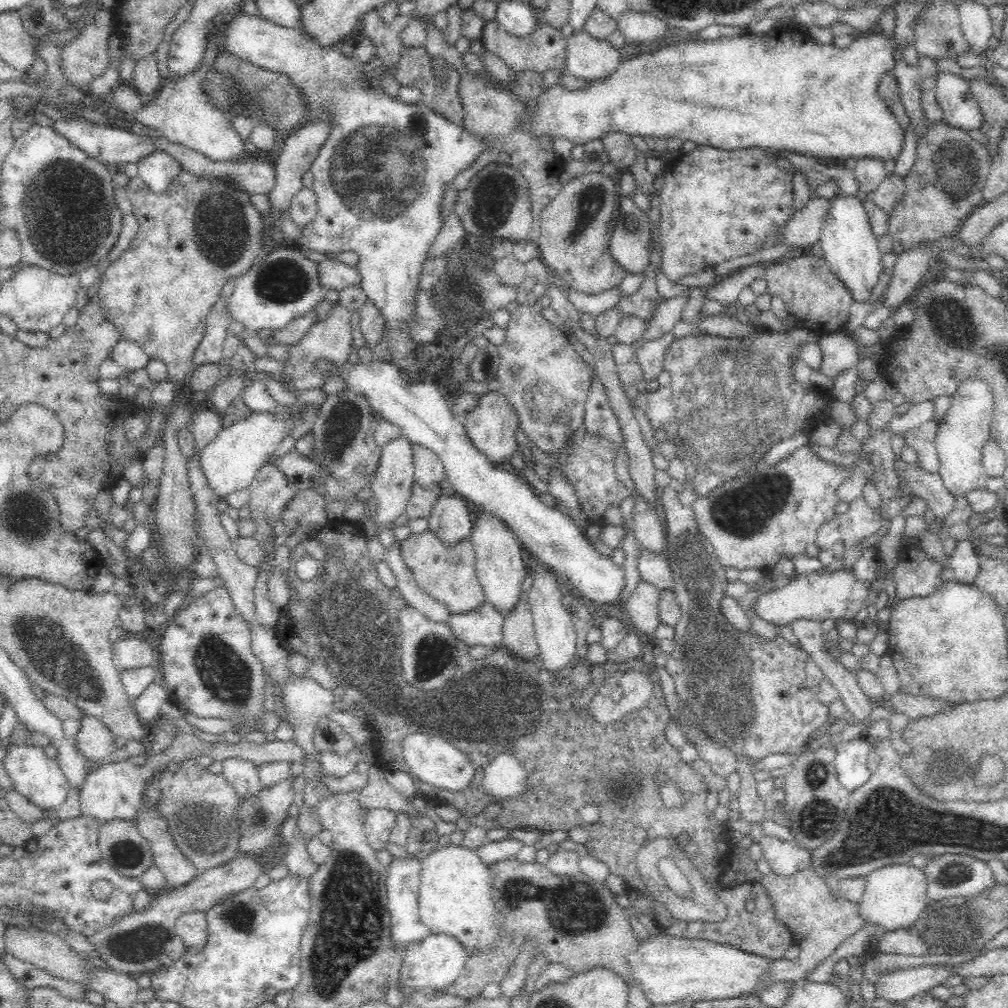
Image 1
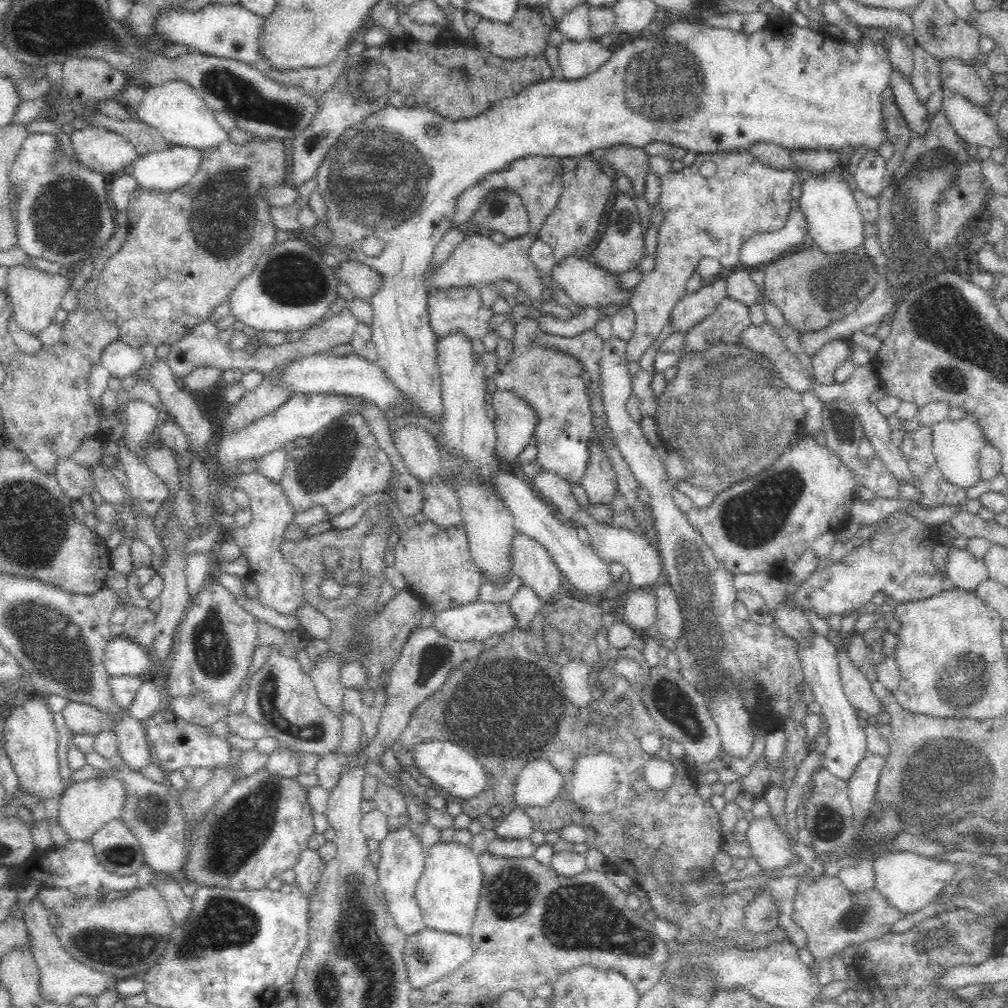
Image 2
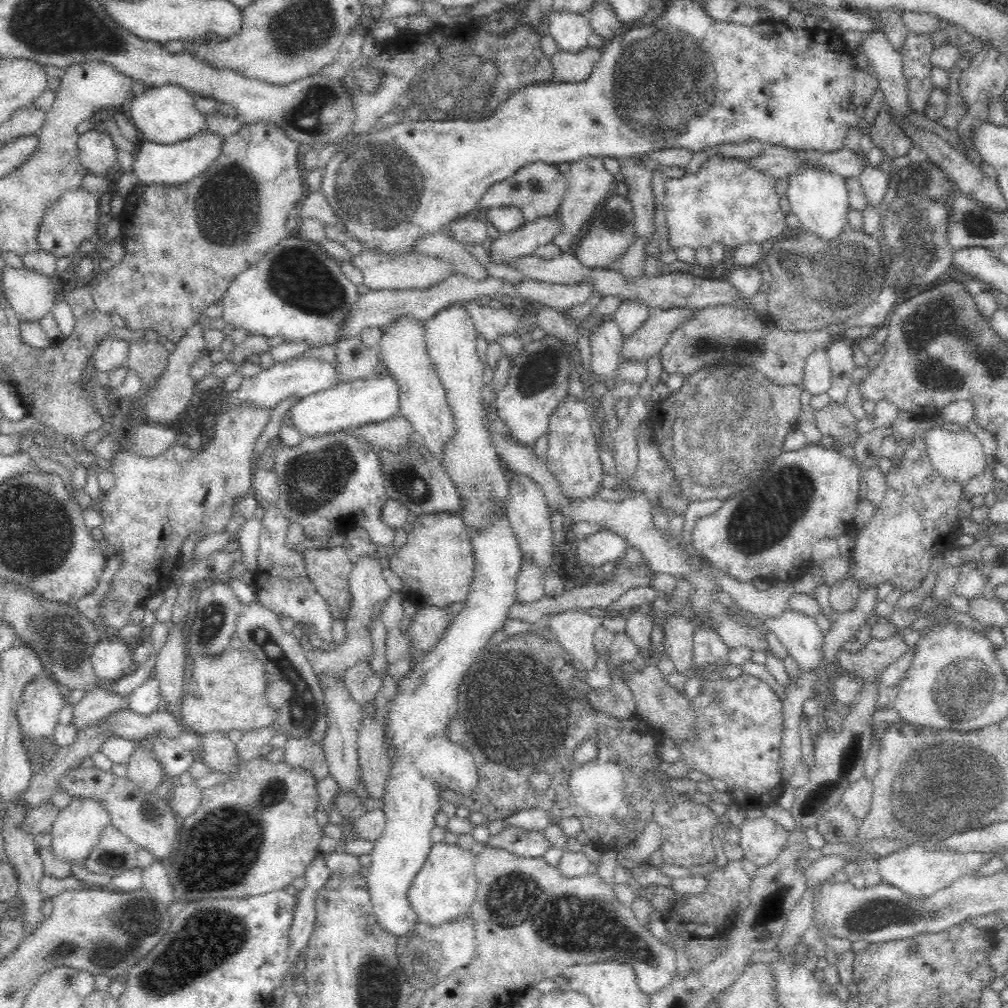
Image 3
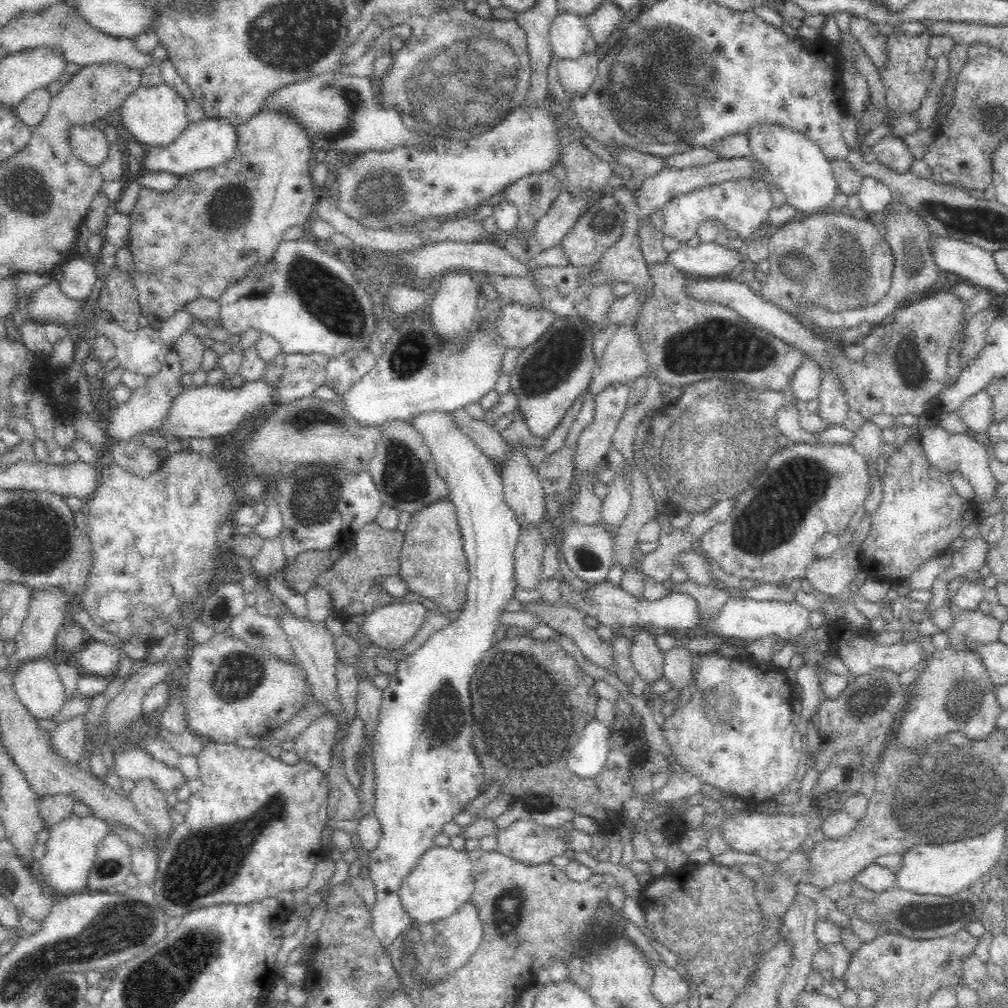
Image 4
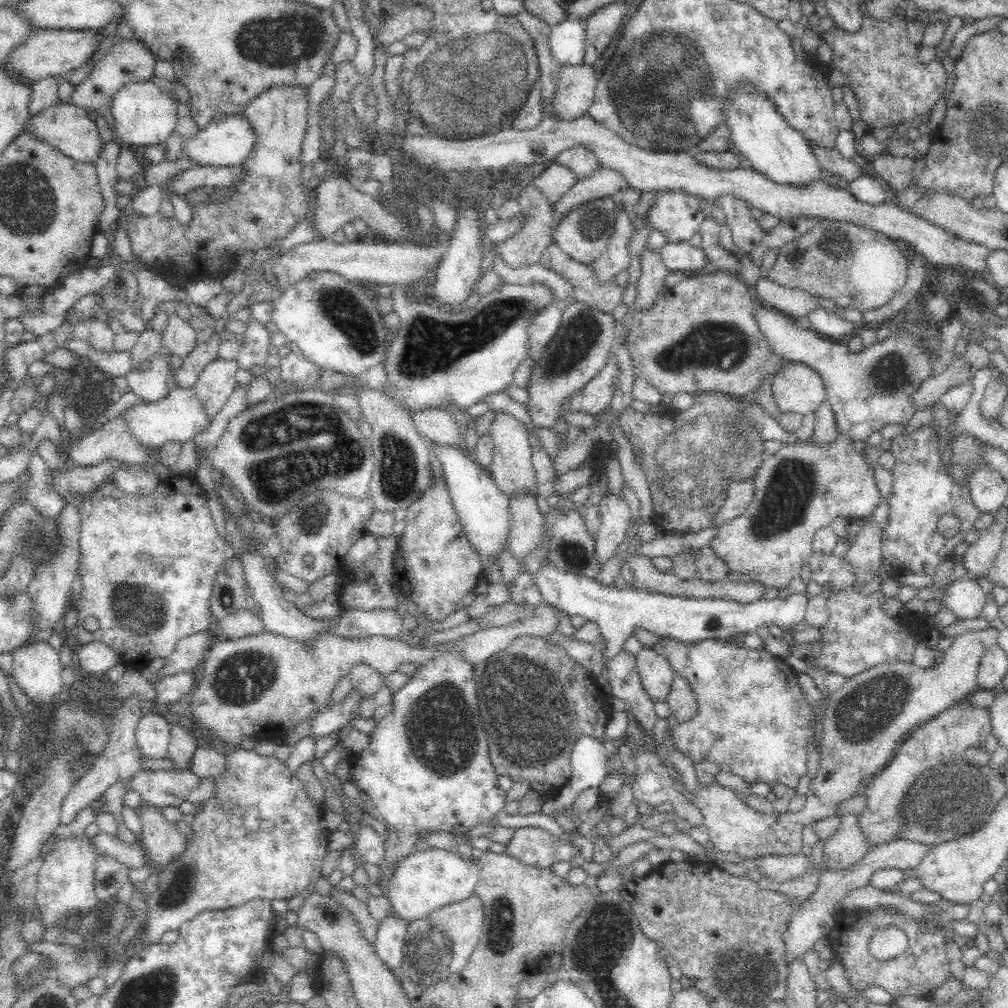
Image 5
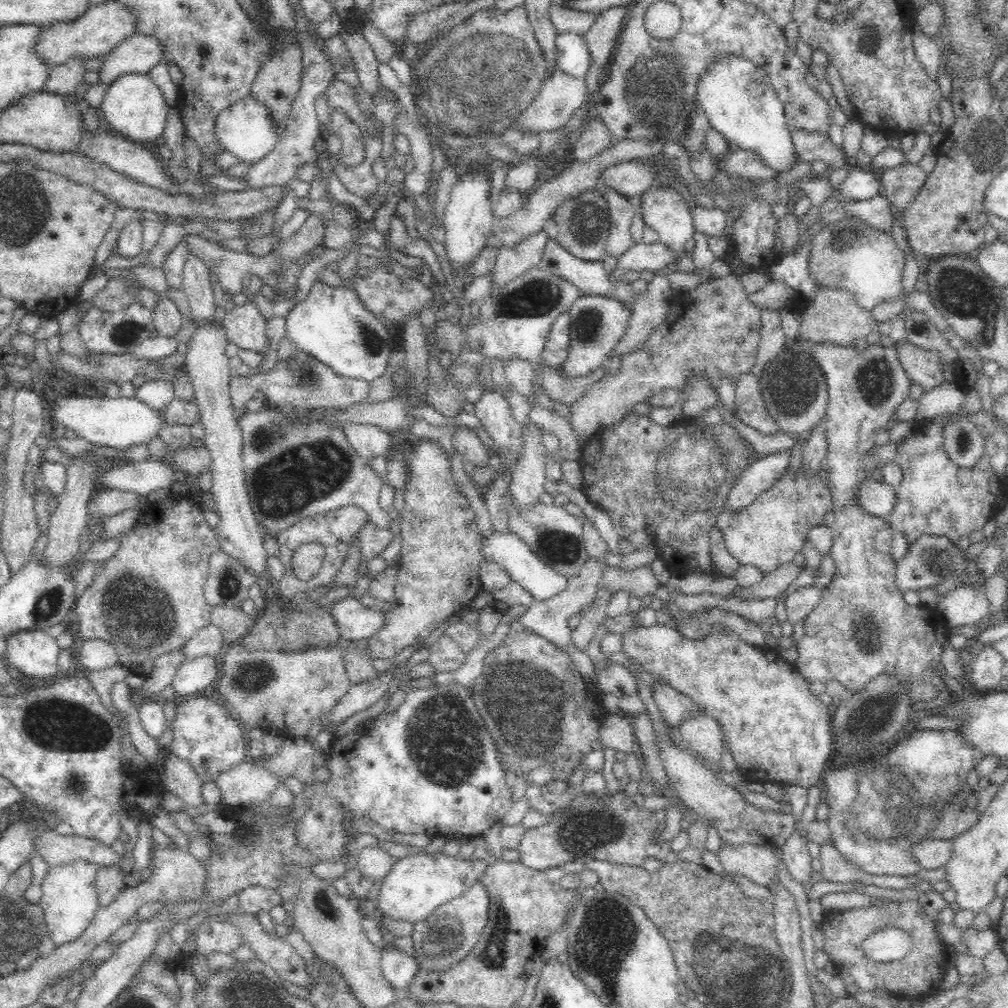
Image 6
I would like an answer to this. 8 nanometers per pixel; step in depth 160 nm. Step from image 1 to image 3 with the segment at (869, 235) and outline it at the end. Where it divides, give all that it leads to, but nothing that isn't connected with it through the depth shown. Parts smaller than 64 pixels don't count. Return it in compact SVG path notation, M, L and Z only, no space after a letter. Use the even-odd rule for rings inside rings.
M805 166L798 174L788 178L786 196L791 211L798 217L799 229L815 234L826 242L834 242L836 238L840 238L849 226L846 218L850 210L847 180L822 169L822 166Z

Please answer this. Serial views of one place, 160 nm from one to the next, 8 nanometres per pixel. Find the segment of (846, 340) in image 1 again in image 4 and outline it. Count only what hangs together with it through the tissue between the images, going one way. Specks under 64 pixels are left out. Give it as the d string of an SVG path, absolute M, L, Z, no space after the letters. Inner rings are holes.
M804 357L789 388L794 392L797 401L808 403L819 398L822 378L823 370L817 364L817 360L812 357Z

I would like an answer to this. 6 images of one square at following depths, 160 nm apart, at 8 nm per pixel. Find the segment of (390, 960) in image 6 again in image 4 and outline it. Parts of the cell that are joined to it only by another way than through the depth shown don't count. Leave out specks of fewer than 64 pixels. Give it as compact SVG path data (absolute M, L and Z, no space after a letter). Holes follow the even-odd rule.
M430 410L414 416L408 424L428 447L437 473L448 485L450 503L454 506L462 533L463 549L469 568L464 606L458 618L442 630L431 634L428 640L411 655L398 662L398 668L389 675L389 685L383 690L379 722L374 733L371 761L374 767L375 808L381 826L381 839L376 850L370 852L370 868L366 877L376 890L376 902L371 908L372 929L382 945L390 948L413 923L402 907L399 891L401 883L415 870L424 854L433 848L434 837L444 825L452 822L454 815L466 811L478 796L484 793L483 770L472 747L470 732L469 682L490 647L496 643L494 636L500 628L500 616L508 600L516 592L515 550L521 527L514 513L506 505L503 484L496 464L467 434L461 432L453 412Z

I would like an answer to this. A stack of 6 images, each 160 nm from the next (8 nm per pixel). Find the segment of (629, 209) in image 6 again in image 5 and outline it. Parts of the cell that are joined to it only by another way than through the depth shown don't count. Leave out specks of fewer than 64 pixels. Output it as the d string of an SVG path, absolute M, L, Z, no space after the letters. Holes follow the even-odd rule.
M618 208L608 248L594 262L588 264L595 280L601 284L616 282L616 276L628 268L631 260L628 248L632 234L634 229L631 227L628 215L624 209Z

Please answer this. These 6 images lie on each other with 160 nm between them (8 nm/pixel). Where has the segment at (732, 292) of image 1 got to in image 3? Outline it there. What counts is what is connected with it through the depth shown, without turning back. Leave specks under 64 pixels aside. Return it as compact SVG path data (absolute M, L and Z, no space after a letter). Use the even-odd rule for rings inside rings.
M698 307L657 309L651 312L646 322L634 331L632 336L624 338L620 350L620 362L623 358L642 359L647 364L648 359L664 348L668 338L676 328L680 328L688 318L696 316Z

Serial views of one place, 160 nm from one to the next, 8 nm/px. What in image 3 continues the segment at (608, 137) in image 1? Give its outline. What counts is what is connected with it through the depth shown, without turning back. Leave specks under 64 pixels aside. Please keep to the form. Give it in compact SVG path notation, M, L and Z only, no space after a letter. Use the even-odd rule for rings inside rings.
M641 157L619 159L620 173L625 178L628 194L627 199L634 211L634 226L636 235L646 239L646 244L652 240L654 230L654 197L652 194L653 173L640 162Z

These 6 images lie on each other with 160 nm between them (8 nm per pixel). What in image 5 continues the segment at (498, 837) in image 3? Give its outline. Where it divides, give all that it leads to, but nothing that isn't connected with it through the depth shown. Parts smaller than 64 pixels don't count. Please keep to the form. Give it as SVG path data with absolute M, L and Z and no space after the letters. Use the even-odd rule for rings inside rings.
M520 827L514 830L506 854L527 866L549 869L559 862L570 863L580 855L578 849L562 843L540 827Z

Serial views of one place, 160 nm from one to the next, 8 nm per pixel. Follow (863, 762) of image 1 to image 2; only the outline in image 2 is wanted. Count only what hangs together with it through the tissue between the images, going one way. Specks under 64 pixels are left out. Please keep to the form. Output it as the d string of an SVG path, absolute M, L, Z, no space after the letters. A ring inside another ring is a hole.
M822 636L816 638L812 648L798 646L802 671L806 686L812 690L815 702L820 705L821 714L827 723L828 746L824 755L823 765L836 778L847 782L852 778L859 762L866 756L867 738L858 721L860 713L851 705L840 680L839 661L836 658L836 648L824 640Z

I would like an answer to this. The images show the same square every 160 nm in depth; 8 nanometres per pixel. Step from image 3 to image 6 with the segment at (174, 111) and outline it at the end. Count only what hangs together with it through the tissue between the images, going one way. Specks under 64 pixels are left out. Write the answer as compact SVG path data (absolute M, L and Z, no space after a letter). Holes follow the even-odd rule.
M124 74L118 80L112 82L111 86L107 87L104 100L100 105L101 112L104 114L106 122L110 124L113 132L124 137L133 143L137 142L154 142L162 137L166 129L166 122L168 119L168 110L172 106L166 103L164 93L158 85L146 74Z

